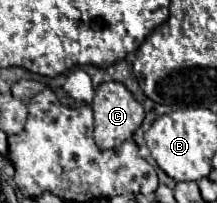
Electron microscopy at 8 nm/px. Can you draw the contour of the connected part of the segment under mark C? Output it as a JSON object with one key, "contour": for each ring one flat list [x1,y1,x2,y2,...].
{"contour":[[117,81,101,83,91,107,95,111,95,143,101,151,113,149,131,139,145,117,143,105,123,83]]}

